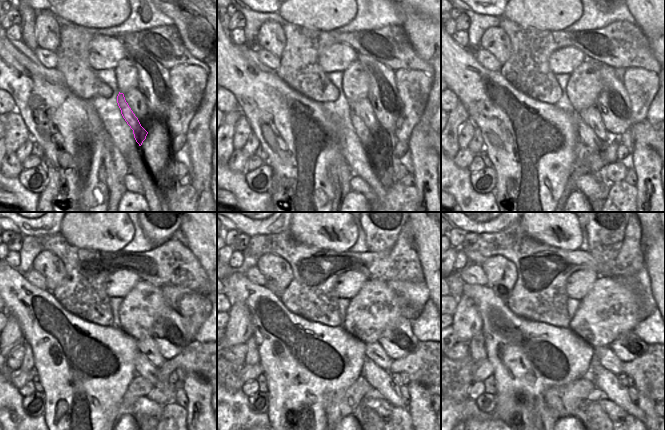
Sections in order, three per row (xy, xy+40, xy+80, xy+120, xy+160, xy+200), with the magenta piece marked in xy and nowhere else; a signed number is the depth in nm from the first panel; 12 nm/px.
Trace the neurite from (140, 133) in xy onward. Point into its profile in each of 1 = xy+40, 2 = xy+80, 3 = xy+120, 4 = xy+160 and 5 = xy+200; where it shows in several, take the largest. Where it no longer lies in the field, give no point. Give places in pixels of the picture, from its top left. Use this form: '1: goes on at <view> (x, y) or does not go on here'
1: goes on at xy+40 (369, 143)
2: goes on at xy+80 (586, 135)
3: goes on at xy+120 (144, 368)
4: goes on at xy+160 (381, 380)
5: goes on at xy+200 (605, 380)

